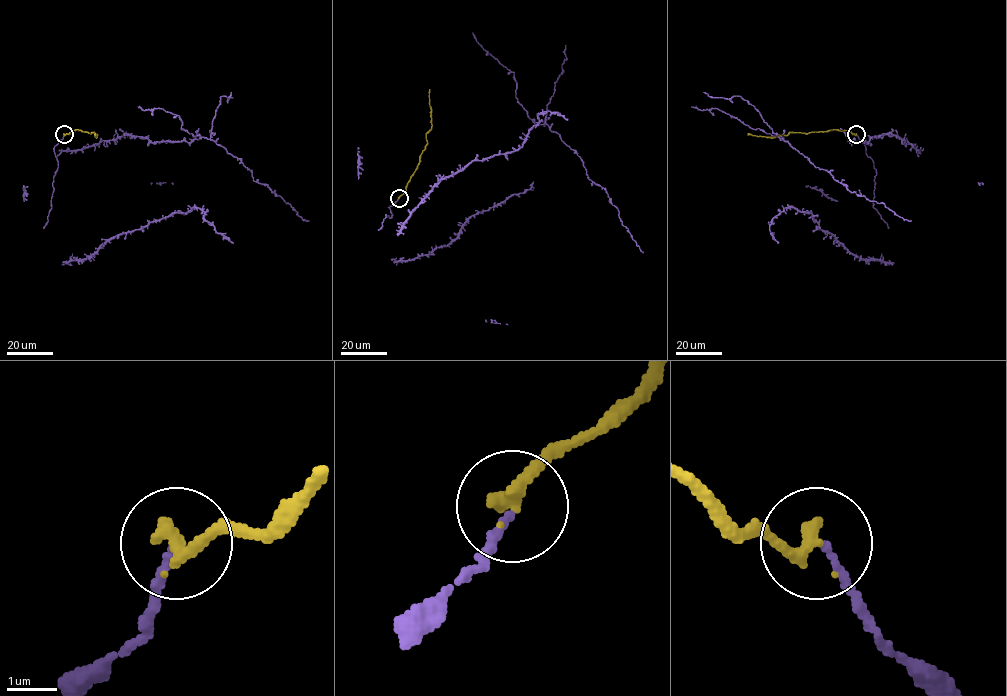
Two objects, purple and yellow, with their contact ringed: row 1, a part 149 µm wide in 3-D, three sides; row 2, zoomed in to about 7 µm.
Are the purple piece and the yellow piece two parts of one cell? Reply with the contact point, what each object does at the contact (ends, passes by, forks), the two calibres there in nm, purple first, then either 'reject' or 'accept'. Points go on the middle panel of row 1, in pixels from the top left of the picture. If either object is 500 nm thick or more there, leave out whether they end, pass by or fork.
(399, 198) | purple ends | yellow ends | 140/340 nm | accept

